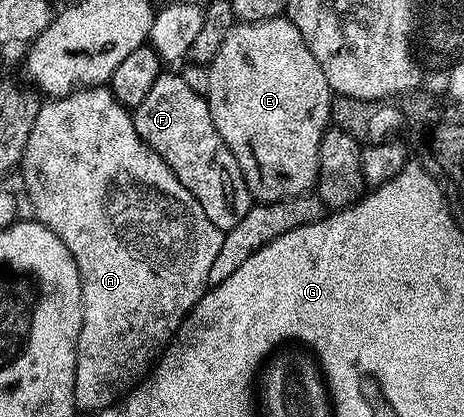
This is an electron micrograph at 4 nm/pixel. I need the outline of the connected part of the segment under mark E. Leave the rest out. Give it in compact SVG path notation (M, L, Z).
M286 16L274 17L268 21L245 21L237 23L225 35L217 55L207 66L209 87L205 94L209 115L217 135L229 147L241 175L256 202L284 201L311 193L319 179L319 152L321 139L331 122L333 94L325 71L313 59L313 51L305 47L301 31L293 27Z

